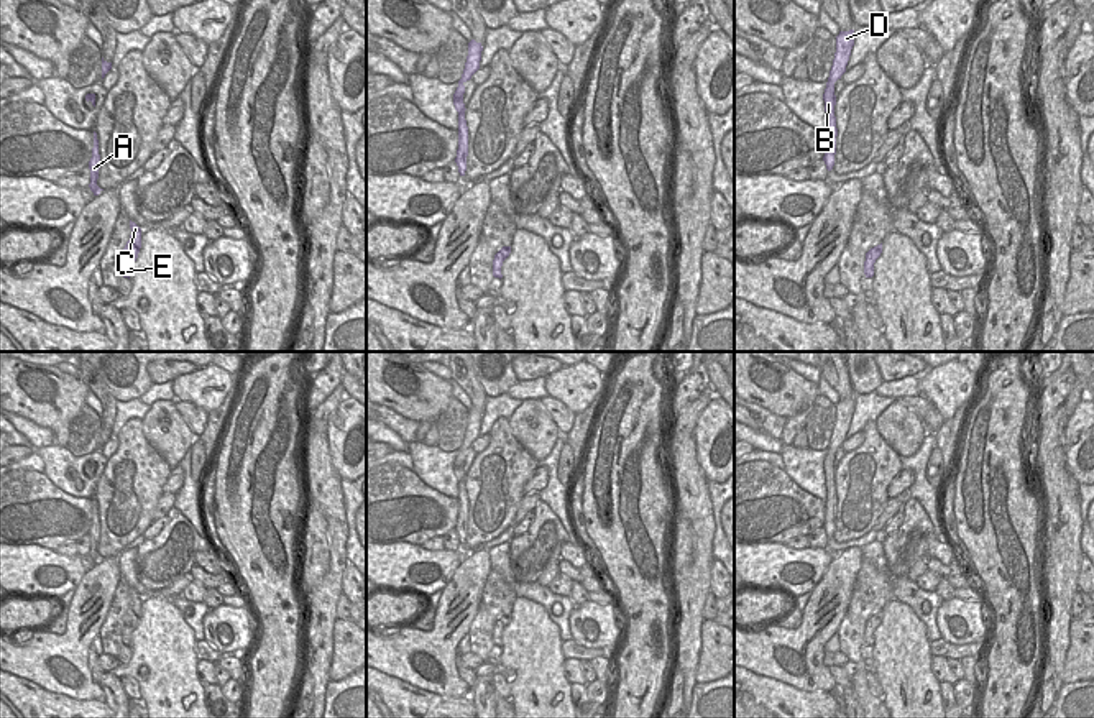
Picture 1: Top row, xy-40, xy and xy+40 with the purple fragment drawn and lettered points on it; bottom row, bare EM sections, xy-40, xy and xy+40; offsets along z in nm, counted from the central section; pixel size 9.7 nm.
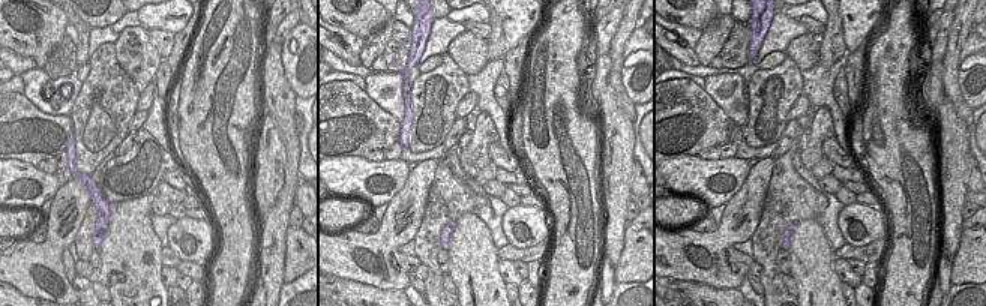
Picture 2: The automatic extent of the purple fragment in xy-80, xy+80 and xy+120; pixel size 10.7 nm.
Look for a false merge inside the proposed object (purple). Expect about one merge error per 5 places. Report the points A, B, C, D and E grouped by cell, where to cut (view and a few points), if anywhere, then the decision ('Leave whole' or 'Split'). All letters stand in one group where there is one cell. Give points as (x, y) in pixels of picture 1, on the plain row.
Groups: A B C D E. No split. Leave whole.

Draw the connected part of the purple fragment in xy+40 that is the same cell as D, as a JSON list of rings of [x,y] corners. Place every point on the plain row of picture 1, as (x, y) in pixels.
[[[854,398],[839,399],[839,403],[836,404],[836,421],[834,421],[833,434],[830,439],[825,462],[823,462],[825,480],[826,480],[823,529],[828,539],[831,539],[834,534],[836,504],[838,504],[836,485],[834,485],[834,473],[836,473],[834,450],[841,447],[841,444],[846,440],[846,434],[848,434],[853,414],[854,414]]]

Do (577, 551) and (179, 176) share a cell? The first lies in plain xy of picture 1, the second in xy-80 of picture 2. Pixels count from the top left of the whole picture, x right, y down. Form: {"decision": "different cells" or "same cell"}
{"decision": "same cell"}

